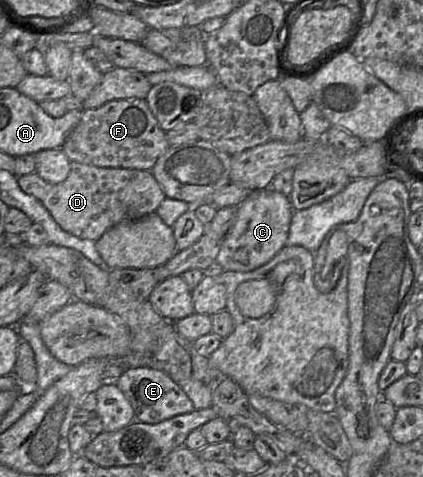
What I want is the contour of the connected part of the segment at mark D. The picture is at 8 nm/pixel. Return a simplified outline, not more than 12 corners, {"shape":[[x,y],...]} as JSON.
{"shape":[[72,161],[17,177],[64,231],[93,241],[166,198],[150,170]]}

